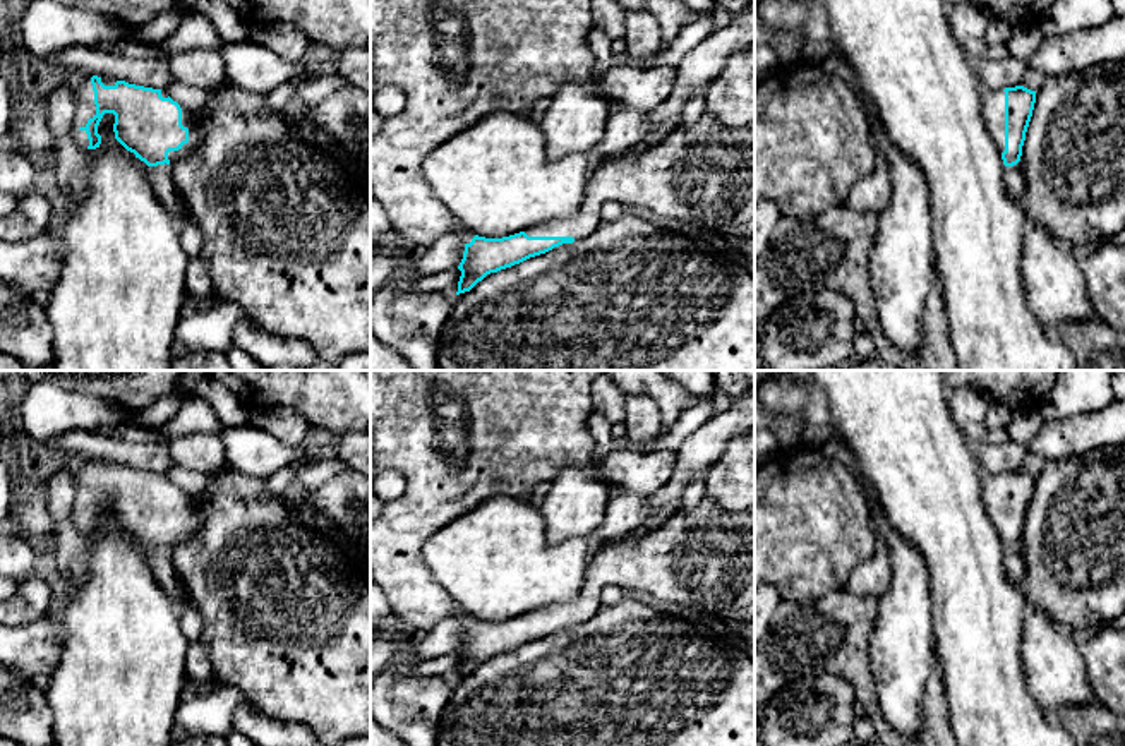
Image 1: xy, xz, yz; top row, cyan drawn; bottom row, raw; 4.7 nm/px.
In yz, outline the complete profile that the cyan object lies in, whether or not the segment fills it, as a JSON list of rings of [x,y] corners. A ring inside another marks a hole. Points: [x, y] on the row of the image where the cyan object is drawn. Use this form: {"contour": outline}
{"contour": [[[1024,86],[983,93],[984,122],[1005,166],[1014,166],[1020,161],[1034,103],[1036,91]]]}

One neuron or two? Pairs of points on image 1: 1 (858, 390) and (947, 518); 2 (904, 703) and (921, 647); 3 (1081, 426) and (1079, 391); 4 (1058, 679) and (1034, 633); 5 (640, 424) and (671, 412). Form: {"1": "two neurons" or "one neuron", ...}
{"1": "one neuron", "2": "one neuron", "3": "two neurons", "4": "one neuron", "5": "two neurons"}

